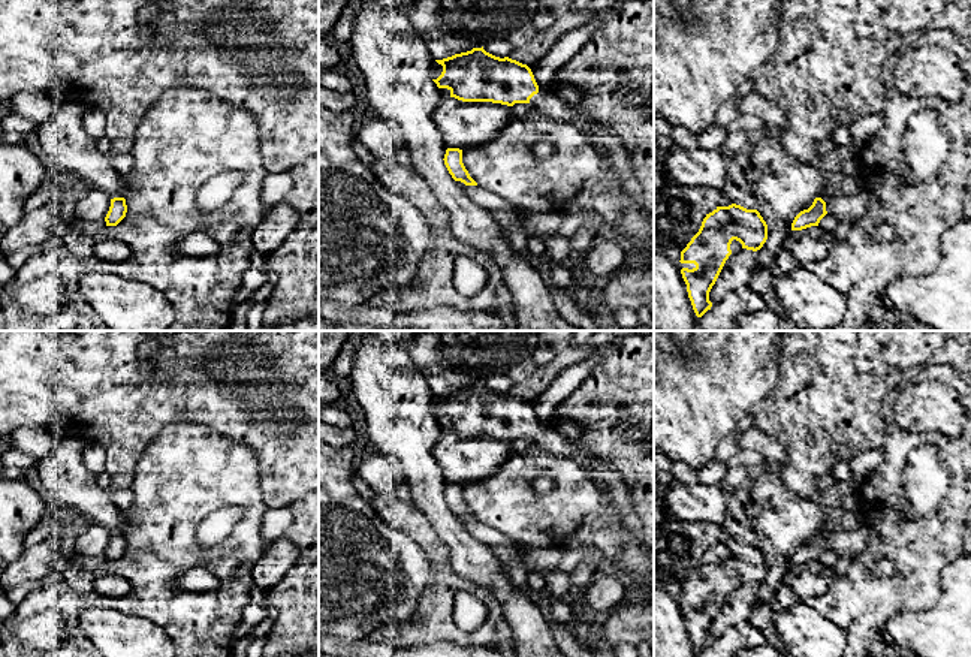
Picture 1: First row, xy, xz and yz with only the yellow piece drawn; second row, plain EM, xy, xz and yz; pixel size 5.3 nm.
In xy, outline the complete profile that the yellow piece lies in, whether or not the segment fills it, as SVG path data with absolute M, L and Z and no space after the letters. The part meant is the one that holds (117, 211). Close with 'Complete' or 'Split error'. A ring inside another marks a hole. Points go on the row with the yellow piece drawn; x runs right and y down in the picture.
M124 198L111 199L109 211L105 217L106 226L117 226L127 213L127 205Z. Complete

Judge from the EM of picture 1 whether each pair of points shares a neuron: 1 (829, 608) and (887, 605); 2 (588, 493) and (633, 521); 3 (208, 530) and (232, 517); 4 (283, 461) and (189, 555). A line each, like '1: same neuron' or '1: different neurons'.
1: same neuron
2: different neurons
3: same neuron
4: different neurons

